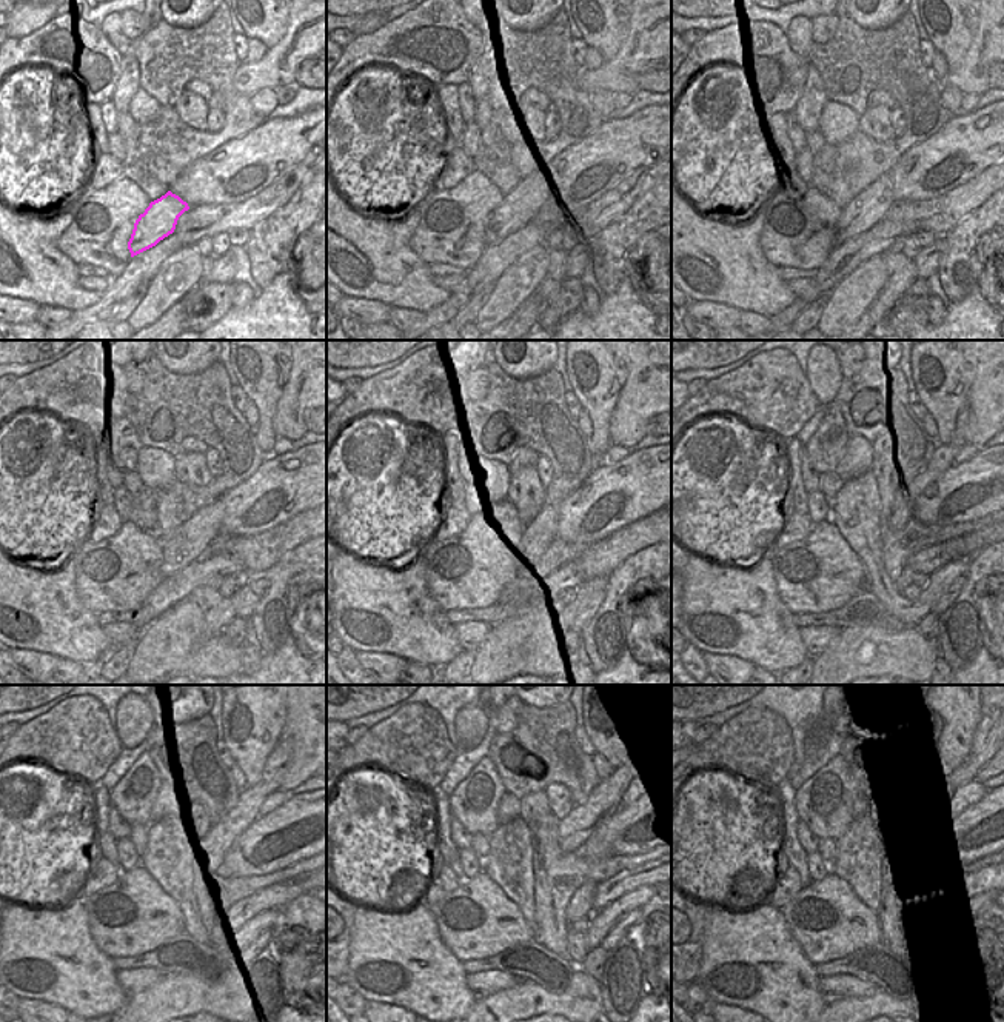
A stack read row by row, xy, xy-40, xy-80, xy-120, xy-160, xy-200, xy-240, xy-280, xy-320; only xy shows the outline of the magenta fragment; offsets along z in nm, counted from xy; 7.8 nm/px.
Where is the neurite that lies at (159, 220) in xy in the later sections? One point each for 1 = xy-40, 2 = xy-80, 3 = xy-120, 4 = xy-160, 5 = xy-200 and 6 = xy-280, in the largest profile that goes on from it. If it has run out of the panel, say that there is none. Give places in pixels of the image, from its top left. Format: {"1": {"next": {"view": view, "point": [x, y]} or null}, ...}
{"1": {"next": {"view": "xy-40", "point": [519, 207]}}, "2": {"next": {"view": "xy-80", "point": [867, 208]}}, "3": {"next": {"view": "xy-120", "point": [188, 541]}}, "4": {"next": {"view": "xy-160", "point": [538, 536]}}, "5": {"next": {"view": "xy-200", "point": [909, 490]}}, "6": {"next": {"view": "xy-280", "point": [575, 828]}}}

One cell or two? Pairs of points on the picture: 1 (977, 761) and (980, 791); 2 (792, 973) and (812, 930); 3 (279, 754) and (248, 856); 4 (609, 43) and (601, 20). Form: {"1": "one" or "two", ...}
{"1": "two", "2": "two", "3": "two", "4": "one"}

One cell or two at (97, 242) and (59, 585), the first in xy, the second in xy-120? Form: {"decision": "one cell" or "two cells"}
{"decision": "two cells"}

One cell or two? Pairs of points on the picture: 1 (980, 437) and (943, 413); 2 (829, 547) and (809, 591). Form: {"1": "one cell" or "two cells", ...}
{"1": "two cells", "2": "one cell"}

